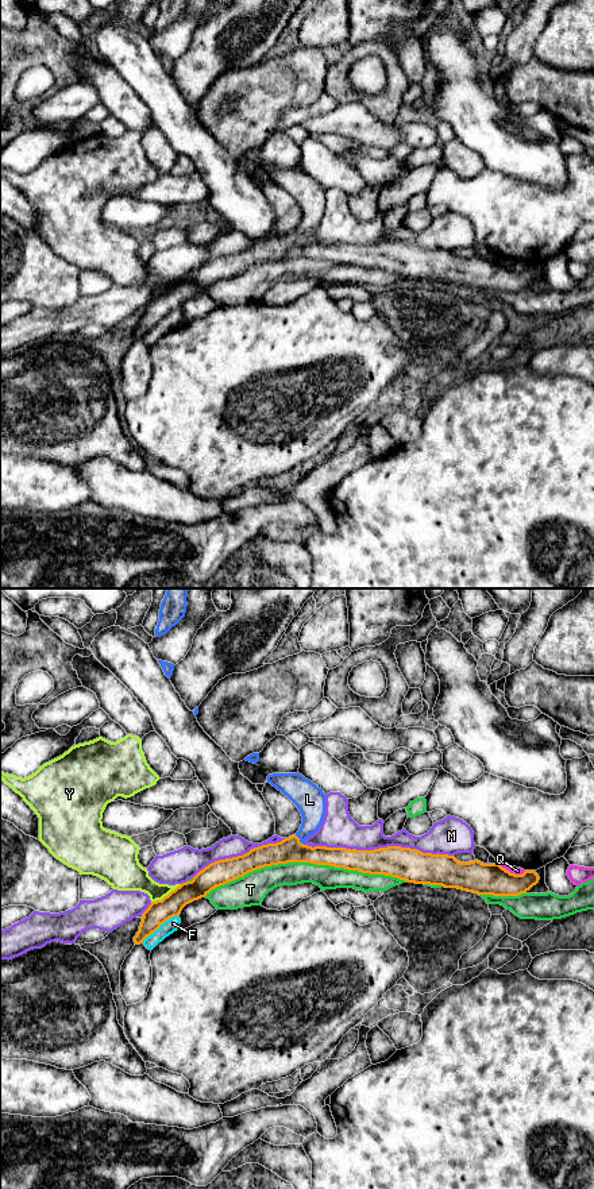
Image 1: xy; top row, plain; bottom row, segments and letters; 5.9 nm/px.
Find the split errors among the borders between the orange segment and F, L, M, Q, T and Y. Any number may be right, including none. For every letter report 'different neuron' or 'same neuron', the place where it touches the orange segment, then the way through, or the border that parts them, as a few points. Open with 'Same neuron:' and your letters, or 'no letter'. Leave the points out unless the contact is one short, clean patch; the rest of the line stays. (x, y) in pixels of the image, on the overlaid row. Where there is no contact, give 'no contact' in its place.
Same neuron: L
F: different neuron | xy (159, 926)
L: same neuron | xy (299, 840) | across xy (290, 849), (299, 840), (309, 826), (309, 799)
M: different neuron | xy (380, 848)
Q: different neuron | xy (513, 873)
T: different neuron | xy (305, 861)
Y: different neuron | xy (168, 895)

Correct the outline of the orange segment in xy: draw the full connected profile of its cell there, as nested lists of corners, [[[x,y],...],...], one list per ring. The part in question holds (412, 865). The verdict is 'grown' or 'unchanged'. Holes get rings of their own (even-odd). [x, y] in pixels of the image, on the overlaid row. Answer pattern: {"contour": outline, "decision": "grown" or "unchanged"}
{"contour": [[[273,773],[267,783],[286,795],[300,810],[300,830],[277,844],[251,849],[232,858],[219,860],[200,870],[192,881],[182,883],[162,900],[153,902],[143,912],[135,945],[155,933],[166,920],[178,916],[182,908],[205,897],[216,887],[271,865],[288,862],[310,862],[385,875],[414,884],[441,885],[462,891],[493,895],[518,896],[526,893],[540,880],[535,870],[514,875],[500,864],[483,864],[478,860],[460,862],[454,856],[423,853],[417,849],[387,846],[374,850],[346,848],[308,846],[305,839],[315,834],[325,815],[325,794],[321,788],[297,773]]], "decision": "grown"}

